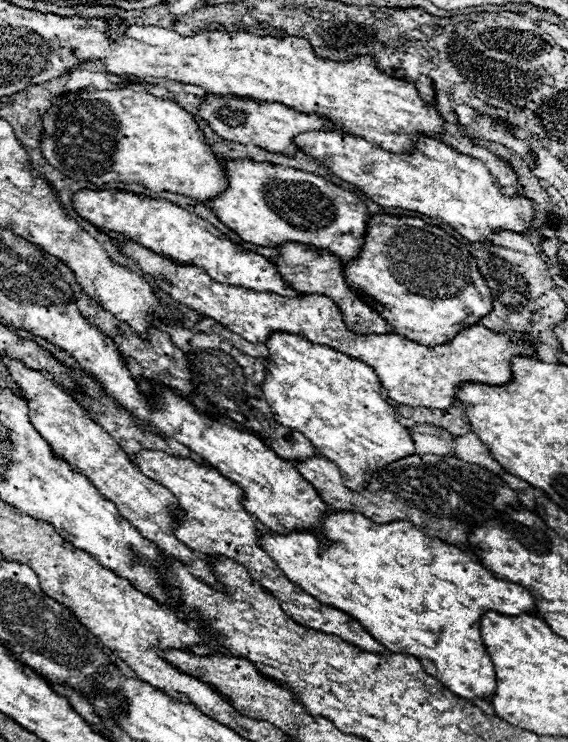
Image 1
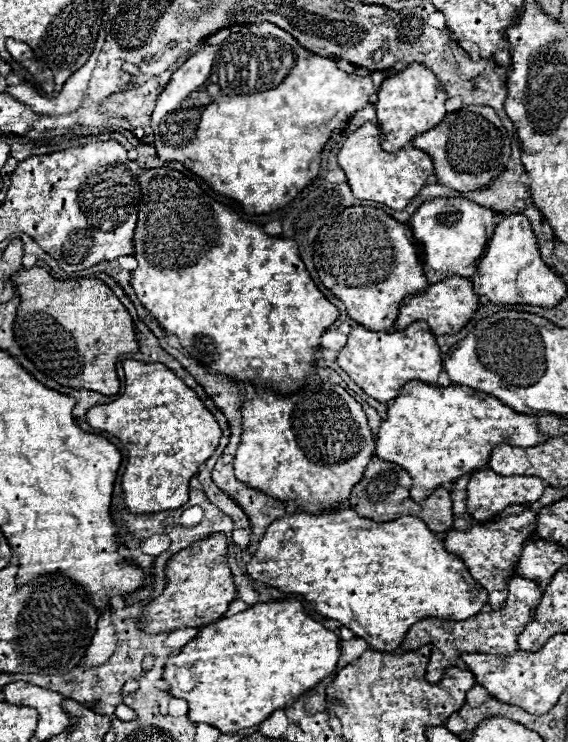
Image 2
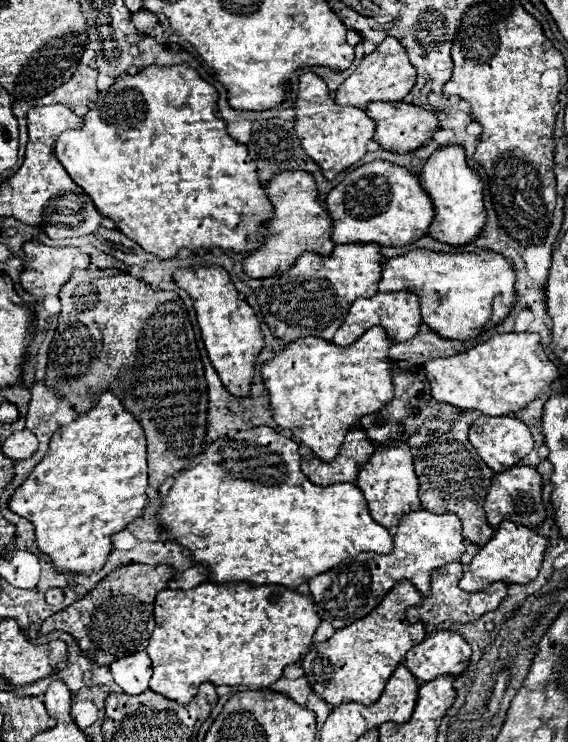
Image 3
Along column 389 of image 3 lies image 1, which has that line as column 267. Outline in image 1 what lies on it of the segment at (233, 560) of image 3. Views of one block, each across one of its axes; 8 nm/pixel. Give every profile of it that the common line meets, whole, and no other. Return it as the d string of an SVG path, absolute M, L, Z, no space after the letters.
M328 512L320 518L322 534L328 538L328 546L320 550L320 538L312 530L276 534L260 532L260 546L280 564L288 580L304 588L316 600L348 612L358 620L380 644L392 652L410 654L420 660L426 674L440 680L460 698L486 698L496 688L496 674L486 646L480 640L480 618L488 610L506 616L520 616L536 610L534 598L518 584L494 578L484 566L480 566L468 552L442 542L436 536L426 536L406 520L390 524L376 524L370 518L356 512Z

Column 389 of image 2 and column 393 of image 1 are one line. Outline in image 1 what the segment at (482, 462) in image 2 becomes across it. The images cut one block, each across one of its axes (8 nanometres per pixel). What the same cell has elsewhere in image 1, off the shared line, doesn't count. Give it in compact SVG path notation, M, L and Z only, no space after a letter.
M274 332L264 344L270 356L266 364L266 384L262 386L262 392L274 412L276 422L284 424L286 428L296 428L300 434L308 436L316 452L340 468L340 474L344 476L344 484L348 488L358 492L364 490L368 476L374 470L408 454L414 454L414 440L410 438L408 428L404 428L396 420L394 406L380 398L384 388L380 386L376 372L368 364L348 358L328 346L316 346L290 332Z

